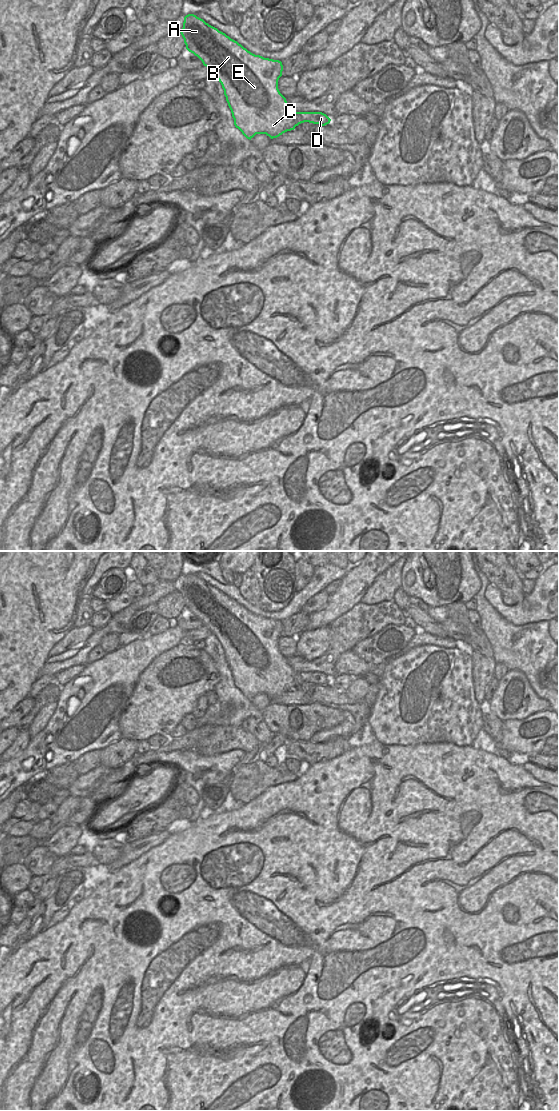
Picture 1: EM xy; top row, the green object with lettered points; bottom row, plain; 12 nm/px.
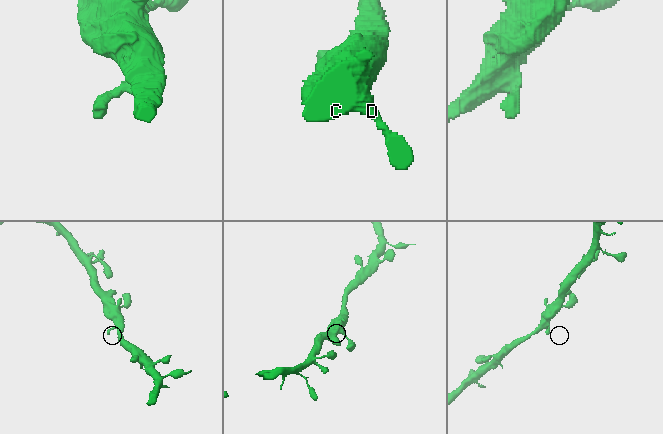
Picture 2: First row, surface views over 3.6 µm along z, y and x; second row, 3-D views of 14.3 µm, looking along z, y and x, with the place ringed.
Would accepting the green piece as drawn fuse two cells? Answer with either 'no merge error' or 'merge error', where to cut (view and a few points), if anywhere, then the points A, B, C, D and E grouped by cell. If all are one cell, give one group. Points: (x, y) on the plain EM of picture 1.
no merge error; no cut; A B C D E

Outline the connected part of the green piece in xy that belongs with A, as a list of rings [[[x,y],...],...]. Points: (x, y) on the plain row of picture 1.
[[[194,574],[184,577],[183,588],[179,591],[184,599],[186,609],[197,616],[222,645],[226,661],[234,679],[234,685],[242,694],[251,700],[256,694],[266,694],[271,699],[277,698],[287,691],[294,690],[301,683],[309,682],[325,686],[331,679],[322,672],[295,672],[287,664],[286,658],[278,649],[278,640],[282,636],[283,625],[279,620],[255,615],[225,593],[209,585]]]

